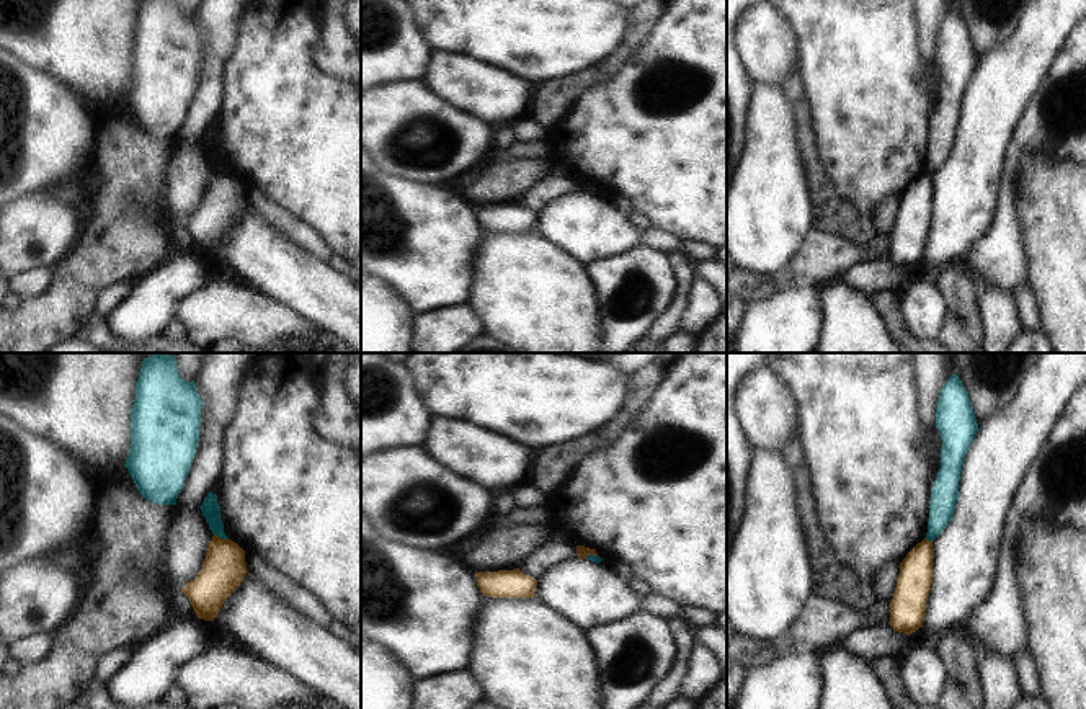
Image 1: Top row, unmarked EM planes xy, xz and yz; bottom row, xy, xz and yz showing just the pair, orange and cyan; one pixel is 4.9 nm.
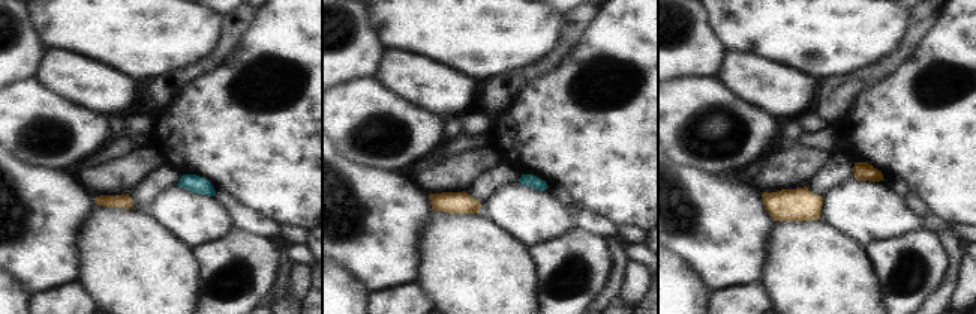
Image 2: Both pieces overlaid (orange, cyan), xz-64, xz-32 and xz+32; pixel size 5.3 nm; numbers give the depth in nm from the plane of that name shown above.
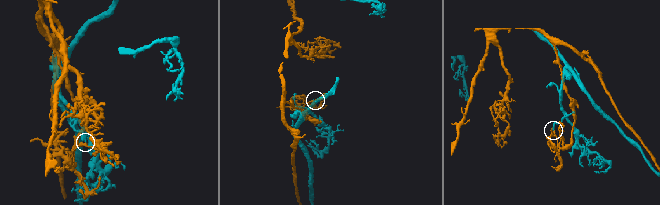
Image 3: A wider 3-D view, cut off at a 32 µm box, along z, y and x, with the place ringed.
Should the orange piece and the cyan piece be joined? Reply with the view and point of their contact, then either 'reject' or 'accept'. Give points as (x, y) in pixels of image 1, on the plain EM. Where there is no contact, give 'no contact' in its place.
meets orange in xy at (221, 172); reject

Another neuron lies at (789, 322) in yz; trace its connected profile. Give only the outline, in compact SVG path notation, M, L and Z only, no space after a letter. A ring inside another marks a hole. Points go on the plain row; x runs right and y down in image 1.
M815 288L781 291L746 309L737 353L815 353L823 320Z

